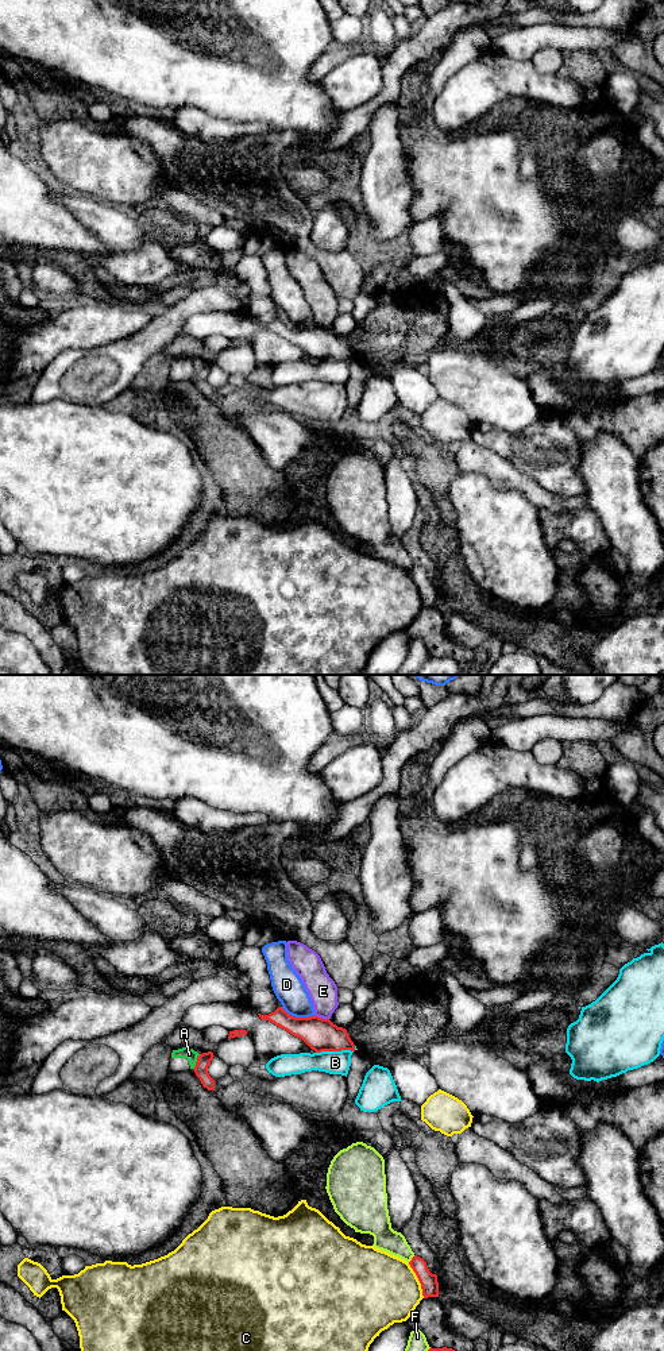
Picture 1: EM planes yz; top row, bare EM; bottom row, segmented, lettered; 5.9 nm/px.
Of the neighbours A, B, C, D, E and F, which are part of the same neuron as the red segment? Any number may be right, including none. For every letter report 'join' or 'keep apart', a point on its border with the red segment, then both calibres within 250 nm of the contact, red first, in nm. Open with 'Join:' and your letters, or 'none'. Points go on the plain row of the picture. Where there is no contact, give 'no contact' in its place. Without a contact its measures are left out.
Join: none
A: keep apart; contact yz (196, 371); calibres 80 and 70 nm
B: keep apart; contact yz (336, 359); calibres 190 and 140 nm
C: keep apart; contact yz (419, 589); calibres 110 and 440 nm
D: keep apart; contact yz (297, 327); calibres 190 and 180 nm
E: keep apart; contact yz (321, 327); calibres 190 and 170 nm
F: keep apart; contact yz (412, 568); calibres 110 and 140 nm

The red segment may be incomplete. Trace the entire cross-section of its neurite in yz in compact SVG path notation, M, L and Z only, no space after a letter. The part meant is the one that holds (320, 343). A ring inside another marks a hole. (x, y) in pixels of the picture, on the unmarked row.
M278 316L269 324L258 323L262 329L269 329L302 348L316 362L321 360L355 360L355 354L343 336L337 336L329 328L319 325L296 327Z

